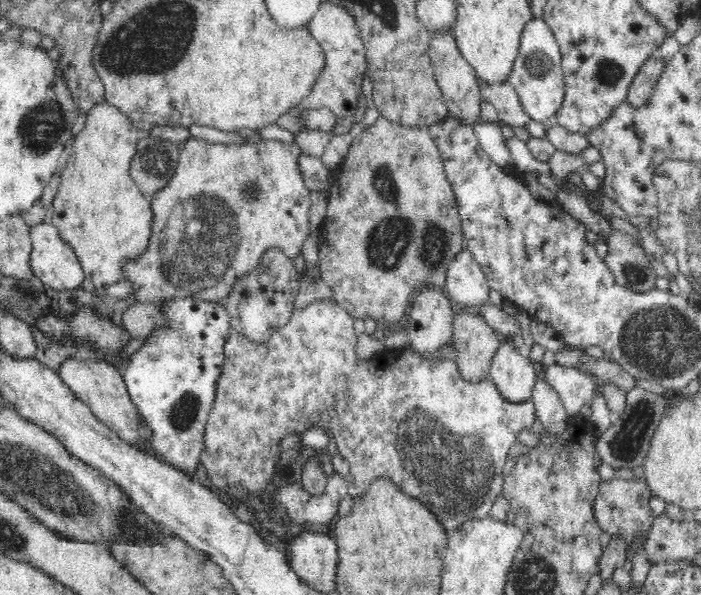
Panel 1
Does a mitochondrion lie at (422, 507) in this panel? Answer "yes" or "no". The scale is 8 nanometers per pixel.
yes

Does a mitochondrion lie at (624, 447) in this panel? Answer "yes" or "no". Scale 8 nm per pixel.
yes

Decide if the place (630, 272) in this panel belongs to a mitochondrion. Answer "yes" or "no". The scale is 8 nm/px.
yes

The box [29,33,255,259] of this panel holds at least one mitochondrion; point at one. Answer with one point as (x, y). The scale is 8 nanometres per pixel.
(158, 159)

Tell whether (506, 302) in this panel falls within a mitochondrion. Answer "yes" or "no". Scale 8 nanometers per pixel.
no

